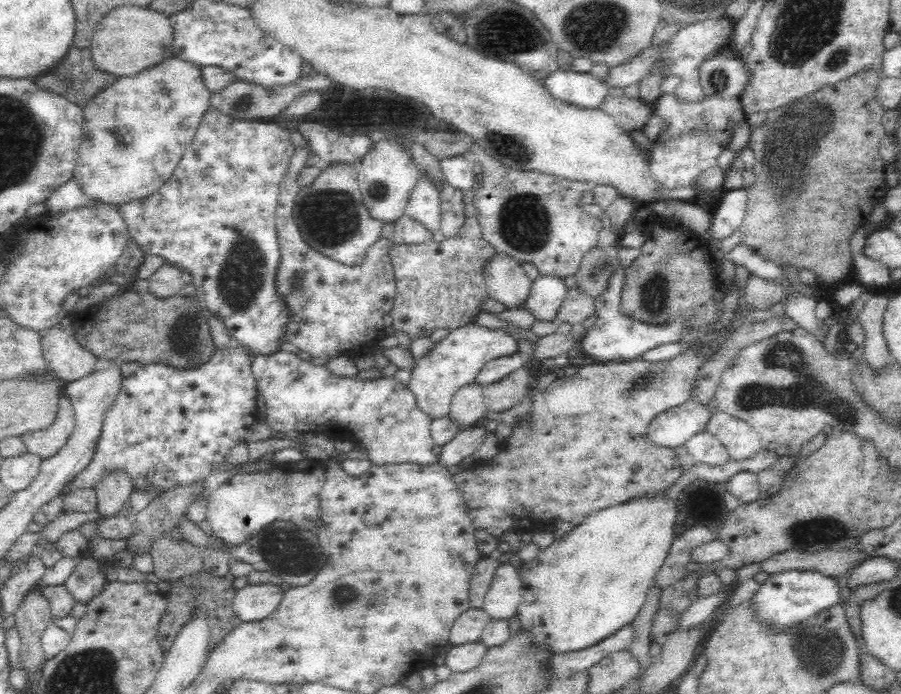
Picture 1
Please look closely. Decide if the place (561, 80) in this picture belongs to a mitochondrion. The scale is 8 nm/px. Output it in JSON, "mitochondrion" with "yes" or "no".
{"mitochondrion":"no"}

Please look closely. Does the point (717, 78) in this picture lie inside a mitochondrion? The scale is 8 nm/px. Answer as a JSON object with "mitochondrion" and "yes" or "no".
{"mitochondrion":"yes"}

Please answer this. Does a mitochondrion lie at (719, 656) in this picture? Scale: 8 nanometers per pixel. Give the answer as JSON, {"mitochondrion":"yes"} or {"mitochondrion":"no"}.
{"mitochondrion":"no"}

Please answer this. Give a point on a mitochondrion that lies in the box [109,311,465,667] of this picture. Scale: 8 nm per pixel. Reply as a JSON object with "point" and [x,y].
{"point":[286,550]}

